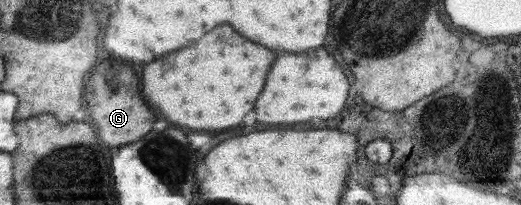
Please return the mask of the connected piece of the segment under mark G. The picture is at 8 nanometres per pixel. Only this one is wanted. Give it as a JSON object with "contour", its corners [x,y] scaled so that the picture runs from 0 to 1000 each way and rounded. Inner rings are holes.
{"contour":[[[236,307],[182,327],[159,434],[159,483],[167,502],[167,532],[175,541],[175,580],[182,590],[190,678],[202,688],[209,717],[230,717],[240,698],[253,698],[255,678],[267,678],[271,659],[290,639],[290,610],[298,590],[298,561],[286,541],[286,522],[271,483],[263,376],[255,366],[251,327]],[[198,356],[202,356],[202,415],[198,415]]]}

